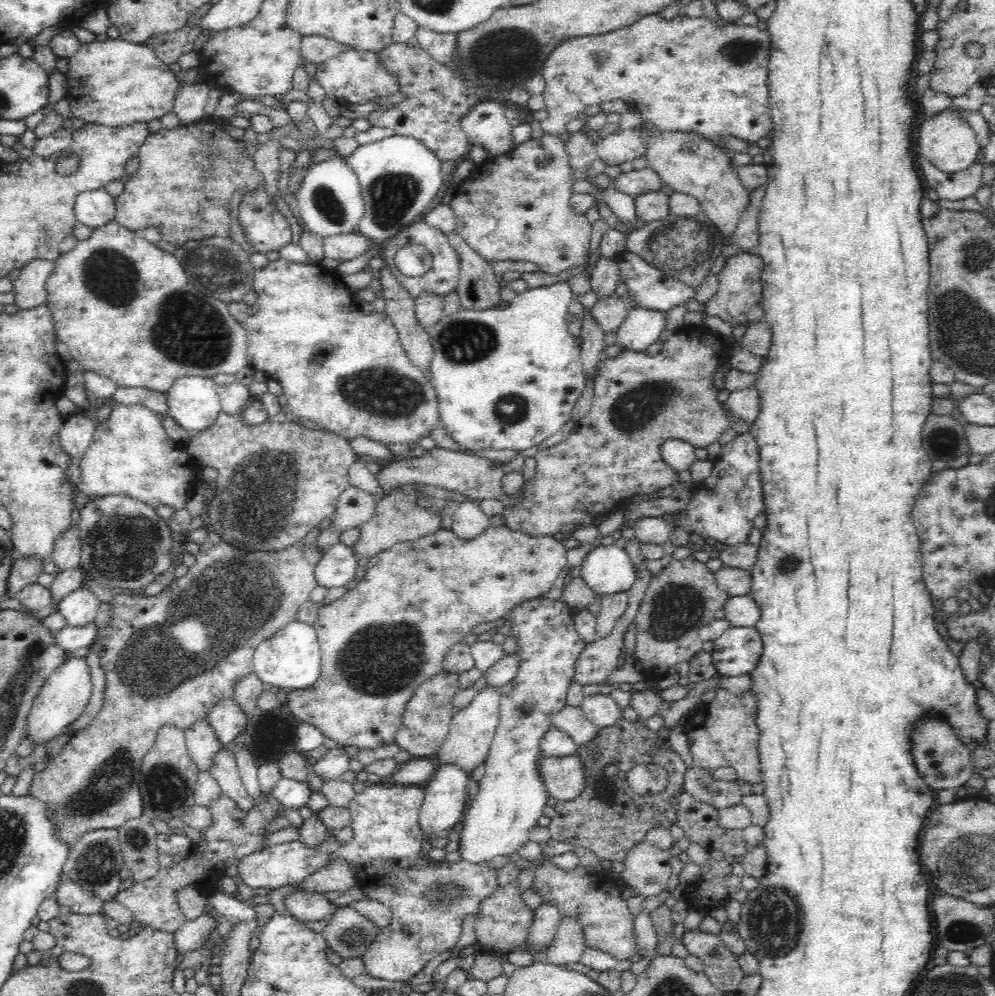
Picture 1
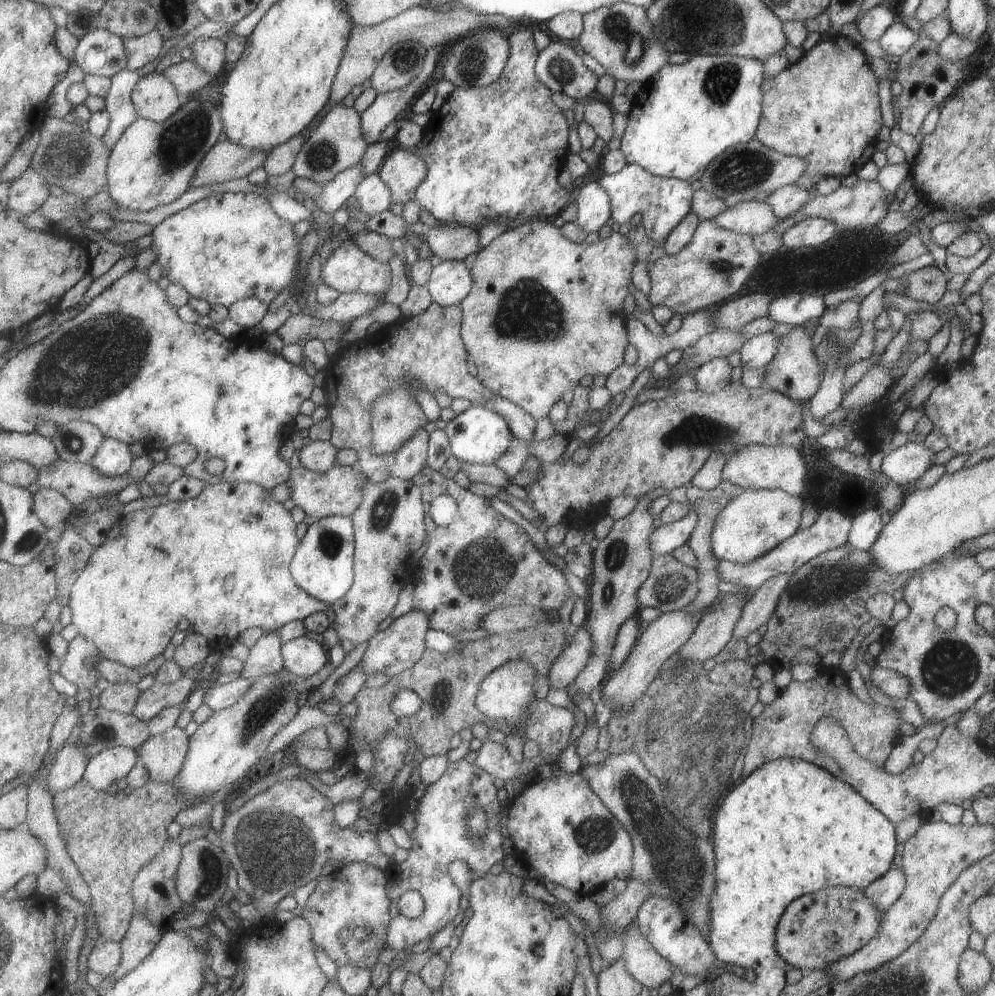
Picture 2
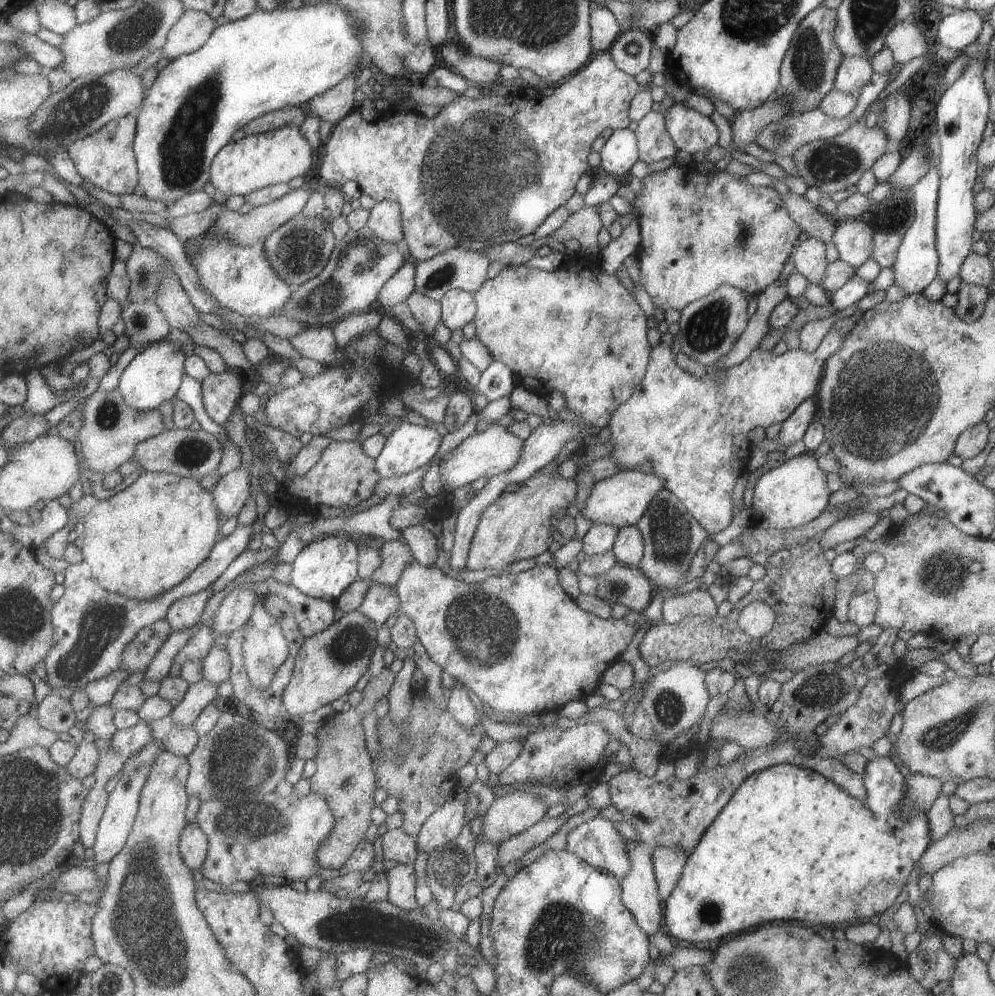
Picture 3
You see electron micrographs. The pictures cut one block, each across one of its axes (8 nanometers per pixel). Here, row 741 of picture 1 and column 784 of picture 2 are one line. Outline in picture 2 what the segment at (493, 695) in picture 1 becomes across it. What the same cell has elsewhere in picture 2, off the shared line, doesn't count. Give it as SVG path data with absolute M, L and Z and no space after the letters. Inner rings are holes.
M790 444L748 445L738 449L728 460L725 460L722 480L728 480L744 489L750 490L784 490L788 494L801 496L808 478L804 454L801 448Z

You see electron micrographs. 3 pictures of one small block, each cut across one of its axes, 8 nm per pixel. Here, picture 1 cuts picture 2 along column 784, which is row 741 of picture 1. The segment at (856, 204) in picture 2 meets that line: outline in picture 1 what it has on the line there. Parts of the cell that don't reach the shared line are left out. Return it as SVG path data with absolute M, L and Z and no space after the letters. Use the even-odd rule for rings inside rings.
M233 698L218 700L206 718L222 745L228 745L236 739L249 721L244 709Z

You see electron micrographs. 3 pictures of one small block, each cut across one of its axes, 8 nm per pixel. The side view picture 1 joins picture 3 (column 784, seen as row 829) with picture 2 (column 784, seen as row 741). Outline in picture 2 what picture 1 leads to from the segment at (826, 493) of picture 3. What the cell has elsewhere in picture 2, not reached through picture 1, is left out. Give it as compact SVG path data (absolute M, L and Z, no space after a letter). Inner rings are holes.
M750 490L731 500L714 519L711 548L717 560L748 564L796 534L804 503L802 496L784 490Z

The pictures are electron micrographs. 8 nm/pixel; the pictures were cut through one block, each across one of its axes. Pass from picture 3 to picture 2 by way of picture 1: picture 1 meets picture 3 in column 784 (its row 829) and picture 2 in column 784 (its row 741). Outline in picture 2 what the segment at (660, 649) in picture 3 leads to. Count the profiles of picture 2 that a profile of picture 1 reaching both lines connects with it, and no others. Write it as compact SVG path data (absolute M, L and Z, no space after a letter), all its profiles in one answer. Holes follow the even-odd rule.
M849 542L843 547L826 550L790 573L788 586L778 598L776 610L767 622L767 630L759 642L763 662L778 672L781 667L790 671L792 660L803 648L812 648L820 658L828 652L846 652L860 626L871 619L866 610L866 600L879 592L903 590L913 572L888 574L872 564L868 550L854 548ZM828 628L844 628L838 638L828 634Z

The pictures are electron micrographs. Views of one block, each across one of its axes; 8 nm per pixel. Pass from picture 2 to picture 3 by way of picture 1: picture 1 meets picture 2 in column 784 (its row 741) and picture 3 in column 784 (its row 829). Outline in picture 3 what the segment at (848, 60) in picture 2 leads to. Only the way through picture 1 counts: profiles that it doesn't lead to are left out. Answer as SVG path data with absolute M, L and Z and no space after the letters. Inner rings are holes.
M820 4L807 14L796 28L790 48L781 62L781 83L777 93L782 97L794 96L790 102L794 113L802 113L820 105L822 98L834 89L834 78L840 66L842 52L834 44L834 28L837 22L837 9L830 9Z

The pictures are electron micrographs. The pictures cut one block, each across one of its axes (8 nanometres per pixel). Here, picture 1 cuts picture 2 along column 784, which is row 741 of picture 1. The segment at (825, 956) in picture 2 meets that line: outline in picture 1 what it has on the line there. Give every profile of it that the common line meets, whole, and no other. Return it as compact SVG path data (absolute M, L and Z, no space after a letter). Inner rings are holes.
M928 716L913 724L911 757L918 774L931 789L957 789L959 786L966 785L967 780L970 780L974 773L970 748L962 744L949 722L935 716Z

